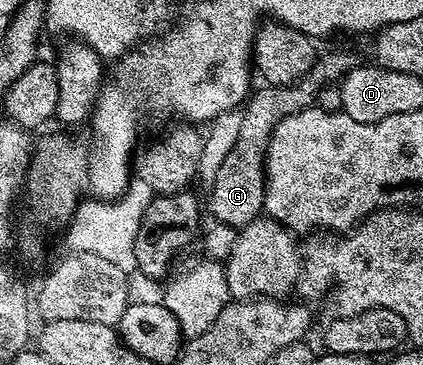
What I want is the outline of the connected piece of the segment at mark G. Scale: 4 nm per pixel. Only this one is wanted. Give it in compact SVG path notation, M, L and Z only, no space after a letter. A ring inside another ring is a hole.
M344 50L326 52L323 55L321 53L299 85L286 87L263 85L260 90L255 89L249 95L241 111L240 131L236 144L232 146L232 151L228 152L210 183L210 210L215 221L238 230L261 215L266 198L266 154L270 147L271 134L277 124L288 116L305 110L317 99L321 90L339 83L348 72L361 65L361 62L361 58L354 53Z

